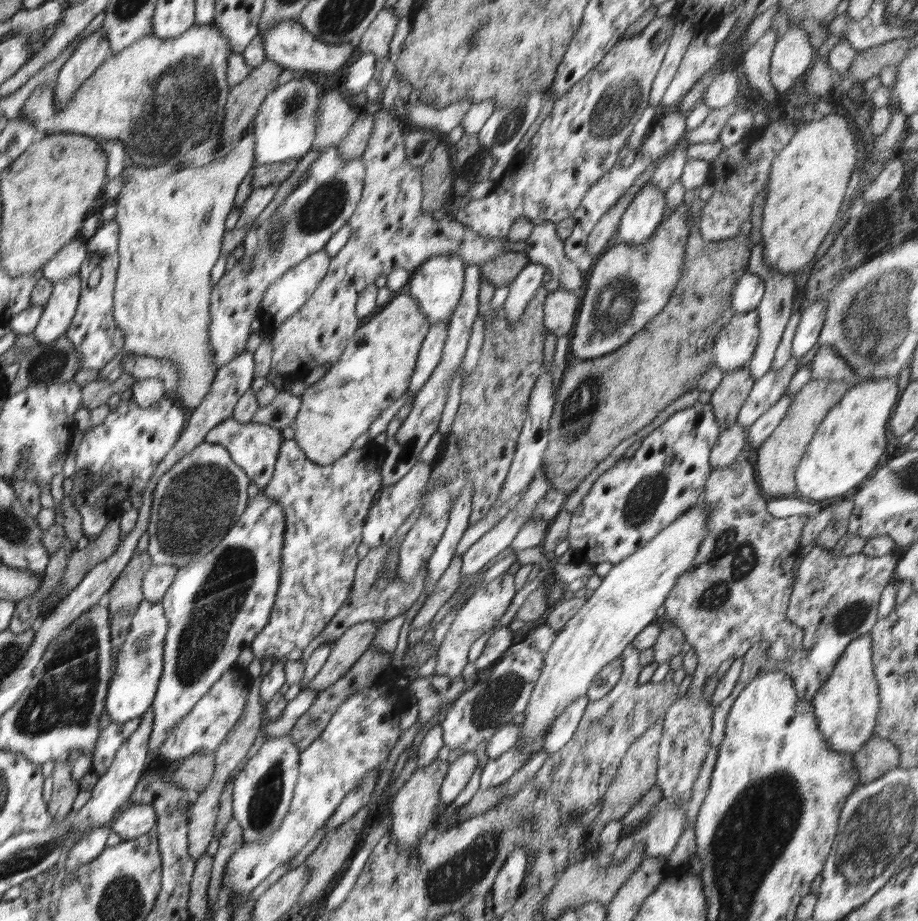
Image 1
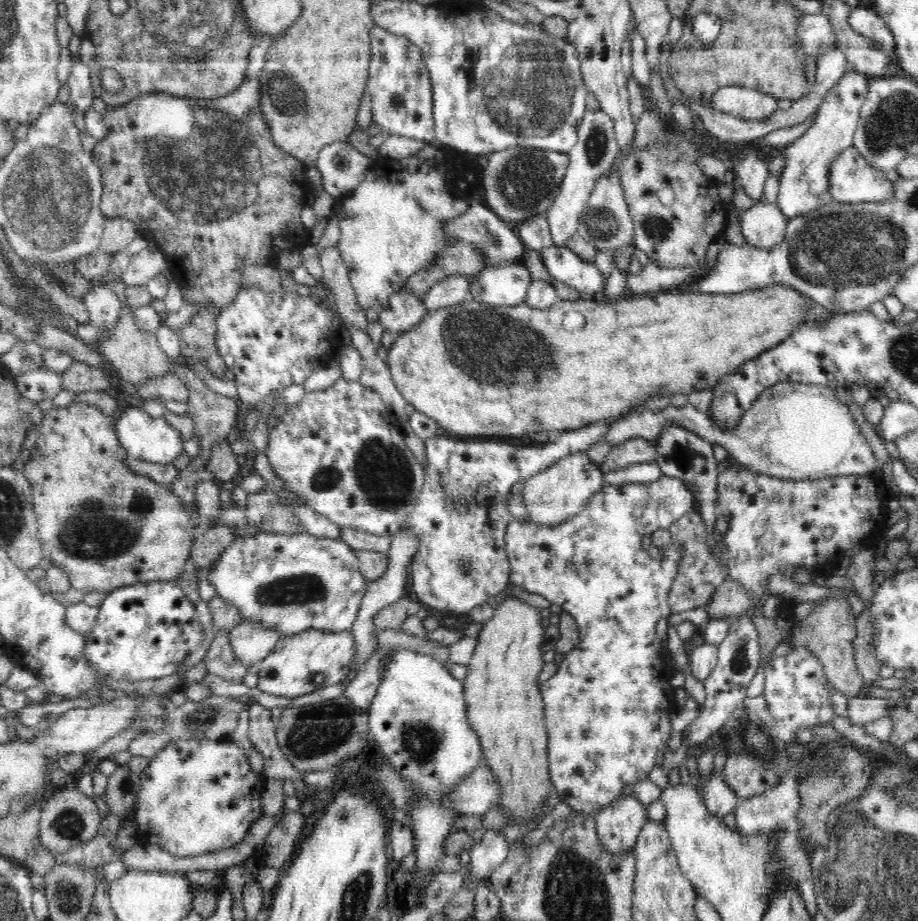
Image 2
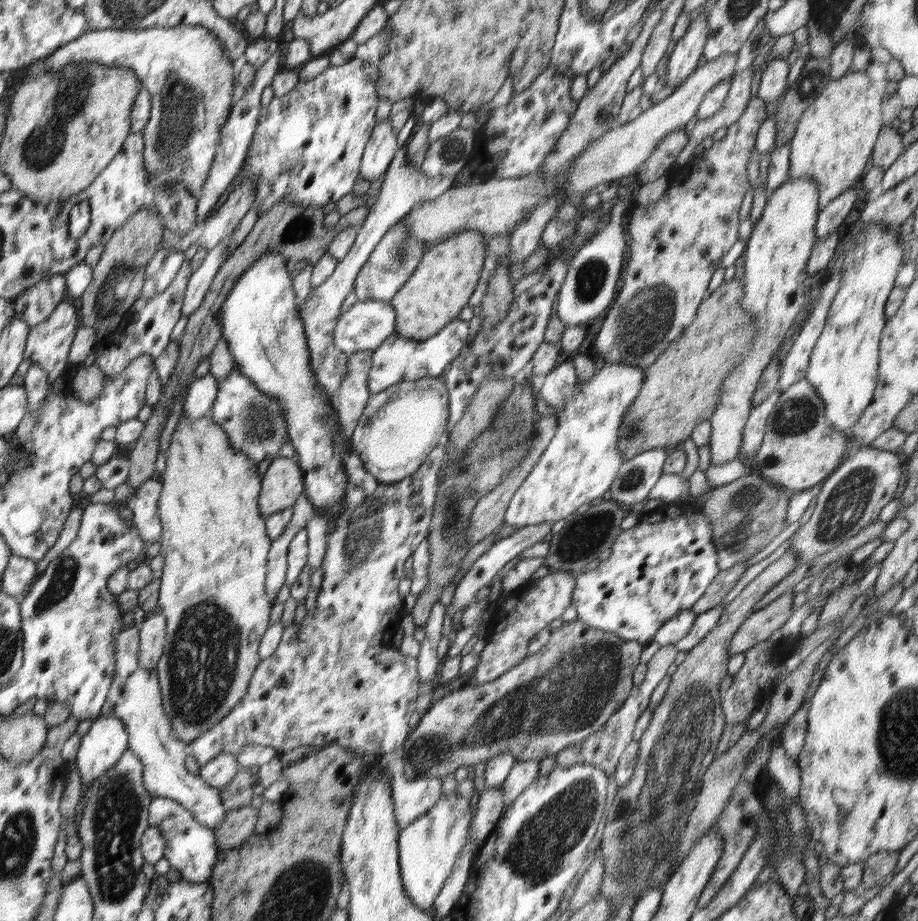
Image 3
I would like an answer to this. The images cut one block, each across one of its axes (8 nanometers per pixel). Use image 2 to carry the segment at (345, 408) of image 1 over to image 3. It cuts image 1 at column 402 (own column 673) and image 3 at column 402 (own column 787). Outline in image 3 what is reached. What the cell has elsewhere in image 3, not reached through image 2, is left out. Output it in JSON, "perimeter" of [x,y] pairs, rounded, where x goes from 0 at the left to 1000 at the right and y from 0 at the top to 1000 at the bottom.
{"perimeter":[[[521,250],[488,258],[460,277],[458,287],[437,315],[424,326],[430,337],[430,360],[436,367],[460,369],[473,365],[497,346],[521,311],[529,281],[528,258]]]}

